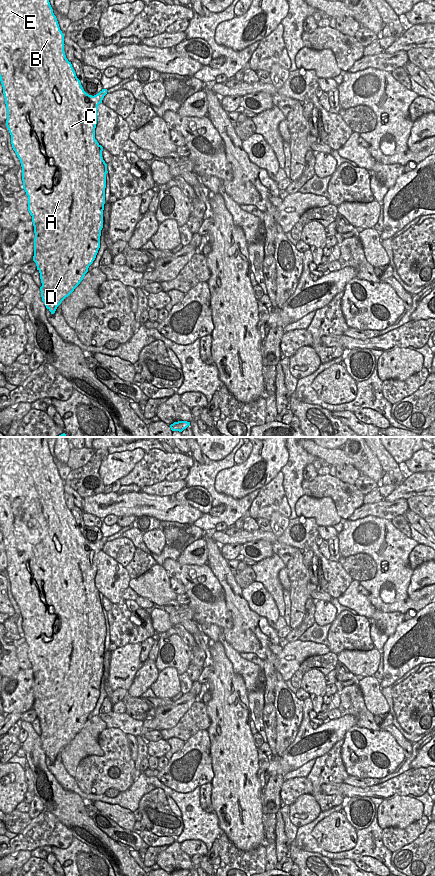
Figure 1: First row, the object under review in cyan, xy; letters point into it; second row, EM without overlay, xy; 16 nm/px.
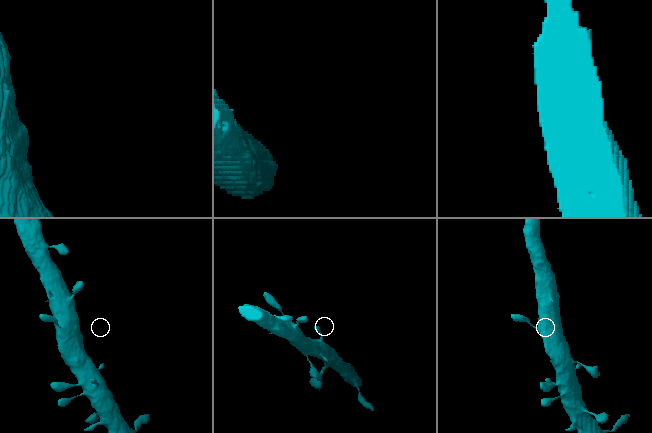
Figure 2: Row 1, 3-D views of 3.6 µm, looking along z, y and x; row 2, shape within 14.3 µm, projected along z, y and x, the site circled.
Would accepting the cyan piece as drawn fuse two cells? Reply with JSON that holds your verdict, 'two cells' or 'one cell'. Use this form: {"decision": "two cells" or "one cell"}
{"decision": "one cell"}

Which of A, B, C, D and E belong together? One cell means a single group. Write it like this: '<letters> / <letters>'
A B C D E

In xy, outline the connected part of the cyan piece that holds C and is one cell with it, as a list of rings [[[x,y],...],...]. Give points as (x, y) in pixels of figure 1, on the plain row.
[[[0,437],[0,529],[7,557],[6,574],[11,583],[12,596],[22,615],[23,637],[28,644],[28,659],[32,664],[35,681],[33,709],[36,711],[37,718],[40,721],[42,749],[51,762],[55,761],[61,750],[80,732],[88,720],[89,714],[96,706],[100,696],[100,684],[103,676],[106,622],[108,621],[107,612],[102,605],[103,595],[95,587],[97,556],[107,542],[107,537],[102,537],[94,544],[84,539],[71,510],[66,506],[64,493],[64,482],[60,478],[45,437]]]

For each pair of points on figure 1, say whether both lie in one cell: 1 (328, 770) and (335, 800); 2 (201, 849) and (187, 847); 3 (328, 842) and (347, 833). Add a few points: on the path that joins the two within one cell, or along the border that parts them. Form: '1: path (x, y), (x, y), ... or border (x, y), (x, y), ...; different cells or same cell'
1: path (318, 780), (317, 792), (325, 800); same cell
2: path (198, 849), (190, 847); same cell
3: path (333, 837), (335, 835), (342, 835); same cell

